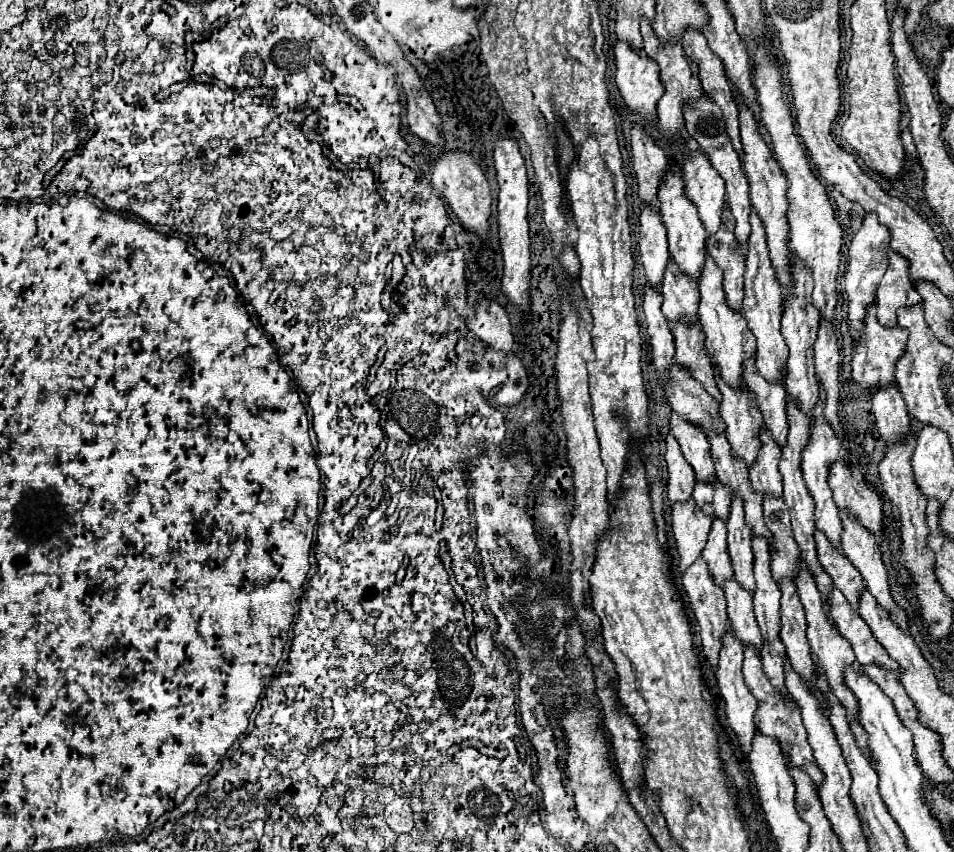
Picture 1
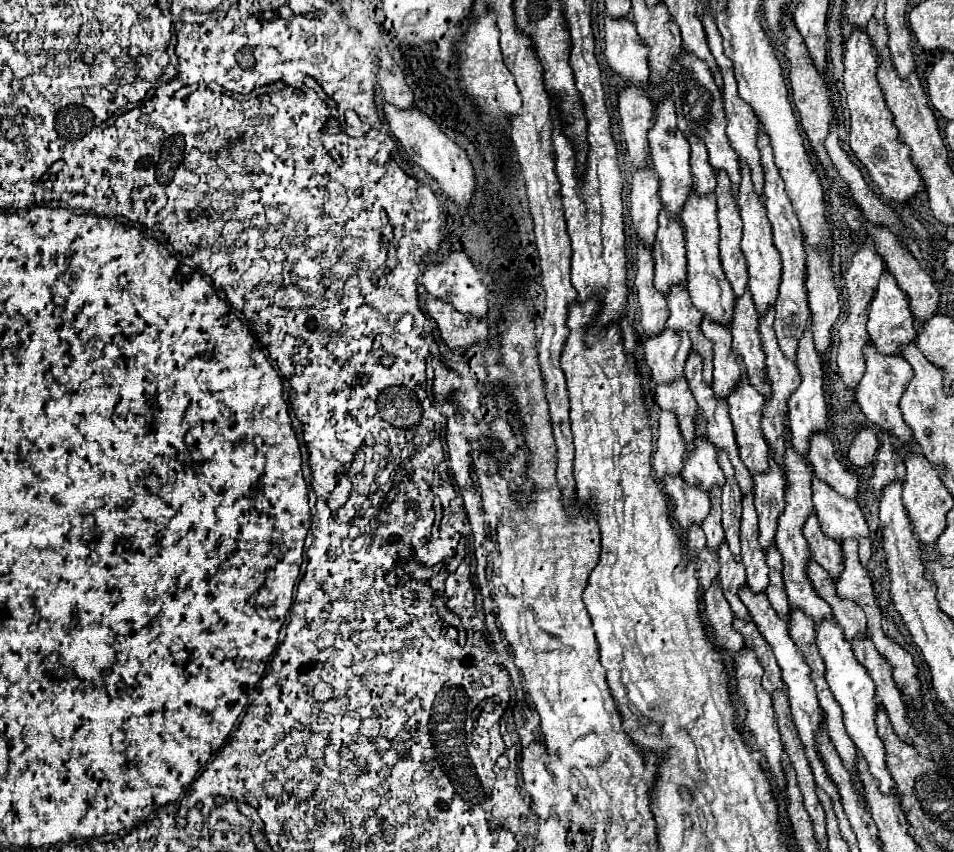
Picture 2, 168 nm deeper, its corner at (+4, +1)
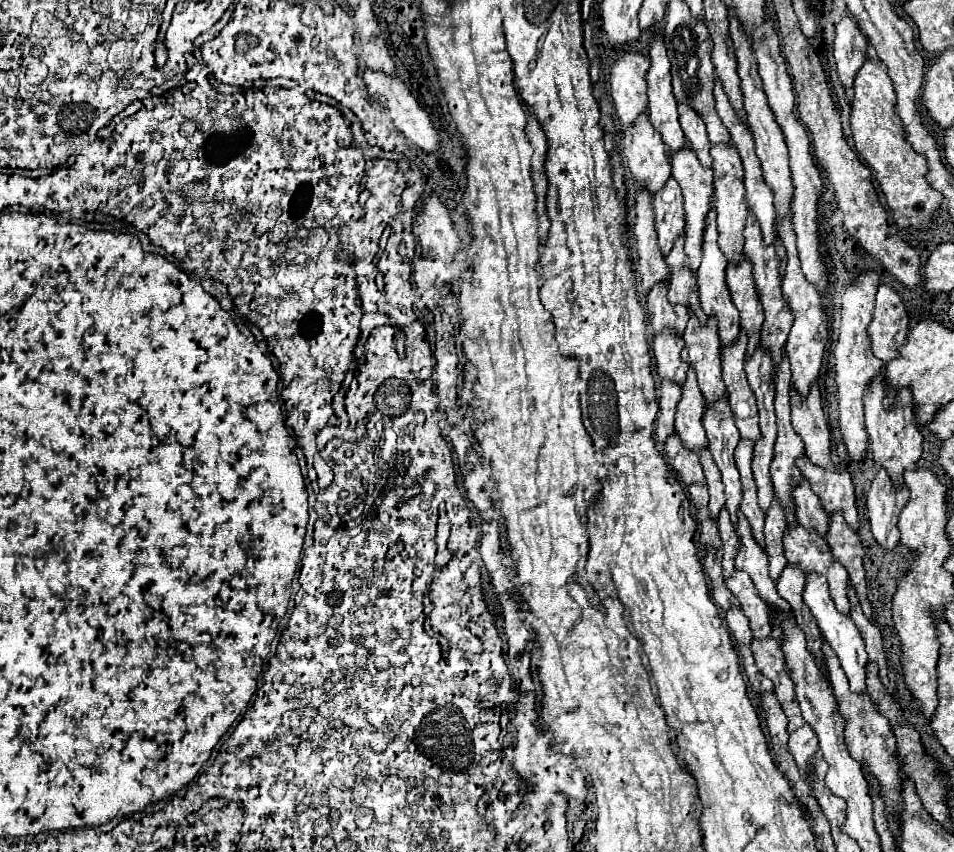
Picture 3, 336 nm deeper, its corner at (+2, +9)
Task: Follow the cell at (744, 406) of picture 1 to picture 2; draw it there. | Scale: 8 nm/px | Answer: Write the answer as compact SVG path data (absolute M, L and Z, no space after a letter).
M703 319L701 331L713 341L713 391L717 397L727 397L737 387L741 373L745 373L743 361L731 349L729 327L719 327L719 323Z

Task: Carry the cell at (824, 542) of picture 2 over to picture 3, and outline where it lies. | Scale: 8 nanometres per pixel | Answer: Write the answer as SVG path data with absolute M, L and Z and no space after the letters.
M801 479L799 487L795 487L793 503L795 503L799 525L817 531L821 537L827 537L829 515L825 515L825 511L821 511L821 503L819 503L817 495L813 495L813 491L811 491L809 483L805 483L805 479Z

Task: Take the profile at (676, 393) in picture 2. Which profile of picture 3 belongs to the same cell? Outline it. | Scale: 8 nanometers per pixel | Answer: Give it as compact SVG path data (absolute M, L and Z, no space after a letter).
M657 335L653 341L653 353L655 353L655 363L657 363L657 373L661 379L669 379L677 385L685 383L689 365L681 361L679 353L683 349L683 339L677 339L677 335Z

